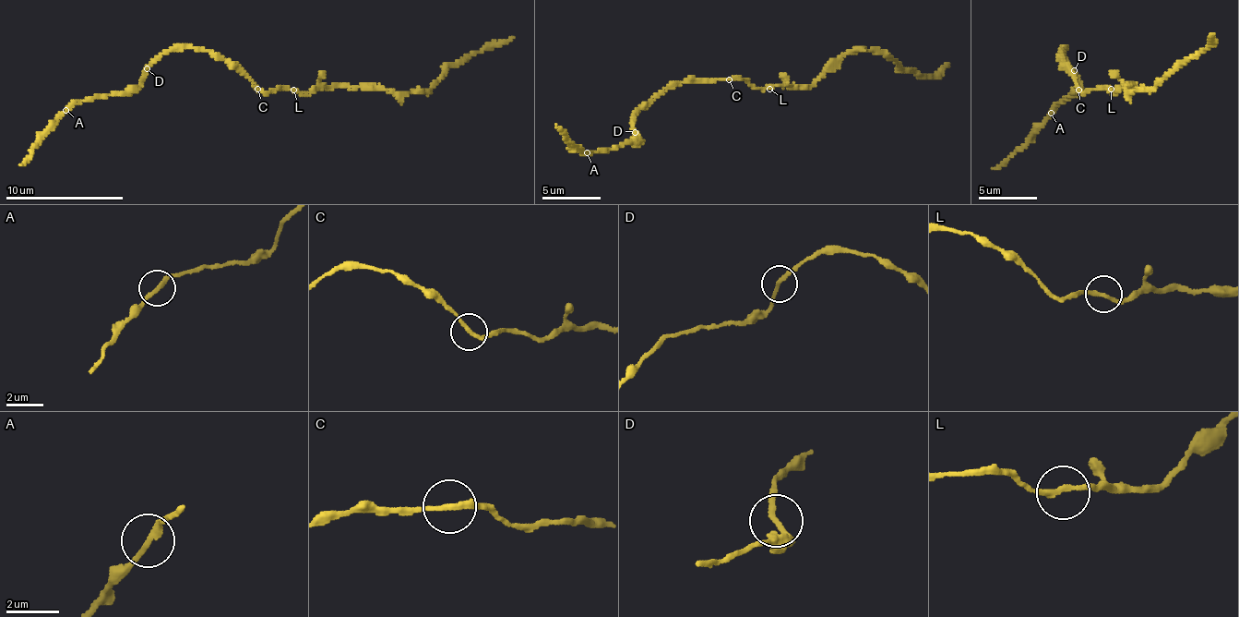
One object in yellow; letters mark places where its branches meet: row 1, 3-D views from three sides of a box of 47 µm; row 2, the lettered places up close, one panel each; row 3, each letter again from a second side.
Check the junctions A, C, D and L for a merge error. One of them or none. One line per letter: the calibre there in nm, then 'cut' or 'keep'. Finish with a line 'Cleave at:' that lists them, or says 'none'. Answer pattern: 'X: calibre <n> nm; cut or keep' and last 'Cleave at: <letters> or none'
A: calibre 200 nm; cut
C: calibre 200 nm; keep
D: calibre 200 nm; keep
L: calibre 200 nm; keep
Cleave at: A

